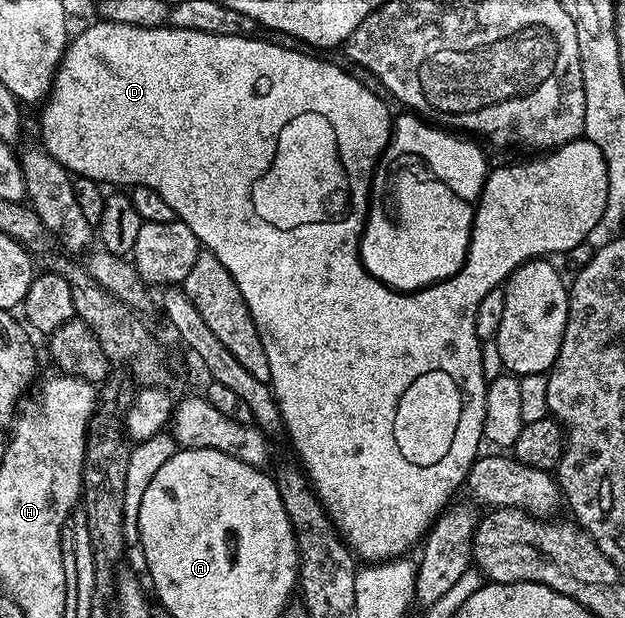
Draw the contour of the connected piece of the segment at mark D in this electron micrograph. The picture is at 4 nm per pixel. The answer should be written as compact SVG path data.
M96 19L93 25L88 25L80 34L73 36L69 40L68 48L64 51L64 57L60 61L60 66L56 69L56 77L52 81L52 90L48 92L46 100L43 102L42 108L44 110L40 113L40 137L44 149L54 159L58 159L58 163L62 163L62 167L66 167L69 173L76 177L89 177L92 181L98 181L105 186L116 185L112 187L124 187L120 185L128 185L127 187L135 187L138 185L145 185L150 187L150 191L158 191L158 195L162 195L162 199L166 199L166 203L170 203L170 207L175 211L177 218L186 223L186 227L190 227L190 231L194 231L194 235L200 241L201 246L207 252L213 253L218 259L218 263L222 263L222 267L226 267L226 271L230 271L230 275L234 279L234 283L238 283L238 291L242 295L242 299L246 303L246 307L250 311L250 315L254 319L254 327L258 327L258 335L262 339L262 347L266 347L266 359L270 363L270 384L272 386L272 394L276 396L276 402L280 408L280 414L284 420L283 428L288 429L288 437L292 440L292 445L296 448L296 453L300 456L299 464L302 466L303 472L306 474L311 486L316 491L316 498L324 504L325 509L328 510L328 517L336 524L339 529L341 537L352 550L353 554L361 562L364 563L383 563L389 559L399 558L407 549L415 550L417 546L423 542L427 532L432 528L432 522L436 520L446 509L448 500L456 493L456 488L459 485L463 486L468 480L468 470L477 459L481 452L480 443L485 440L483 433L484 412L486 411L486 397L488 386L485 382L482 373L482 351L481 340L476 333L476 316L478 315L478 303L482 303L482 298L485 295L490 295L490 291L501 288L504 282L508 280L513 271L520 265L525 265L528 261L535 261L537 259L548 259L553 255L551 253L568 253L571 249L576 249L592 232L596 229L596 224L599 226L604 220L604 208L606 207L606 199L608 198L608 168L606 167L606 159L604 152L597 147L594 142L587 139L577 139L560 146L555 151L545 152L543 155L536 155L533 161L524 161L521 165L504 165L501 169L493 168L488 174L488 178L484 180L484 189L480 193L480 199L476 205L476 218L472 224L472 241L468 244L468 258L464 260L464 268L453 277L446 278L445 281L438 281L434 285L429 285L427 289L418 289L415 293L398 293L388 285L383 285L381 281L374 280L367 271L364 270L364 265L360 262L360 236L364 233L364 221L368 218L368 203L370 200L370 190L372 188L372 178L374 170L384 152L388 147L388 142L392 139L392 123L394 120L393 114L388 114L388 105L375 93L372 89L367 89L366 86L360 85L360 81L356 77L351 77L344 69L339 69L336 65L331 65L328 61L323 61L323 56L316 55L312 58L311 52L299 53L296 49L287 49L284 45L275 45L272 41L255 41L256 37L236 36L236 35L218 35L218 34L204 34L202 31L196 30L182 30L173 27L161 27L143 29L142 27L127 25L126 23L108 21L103 19Z

